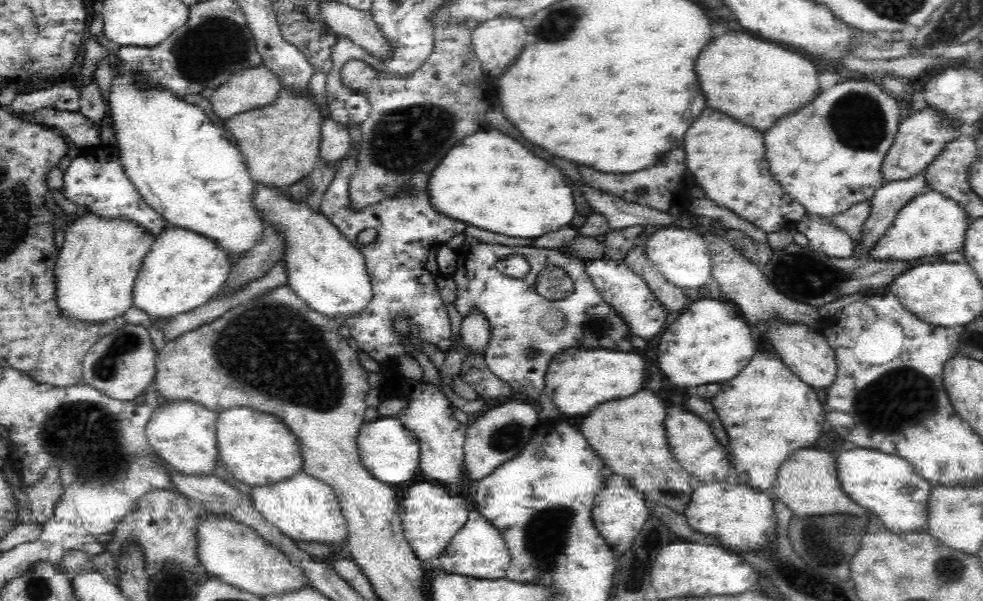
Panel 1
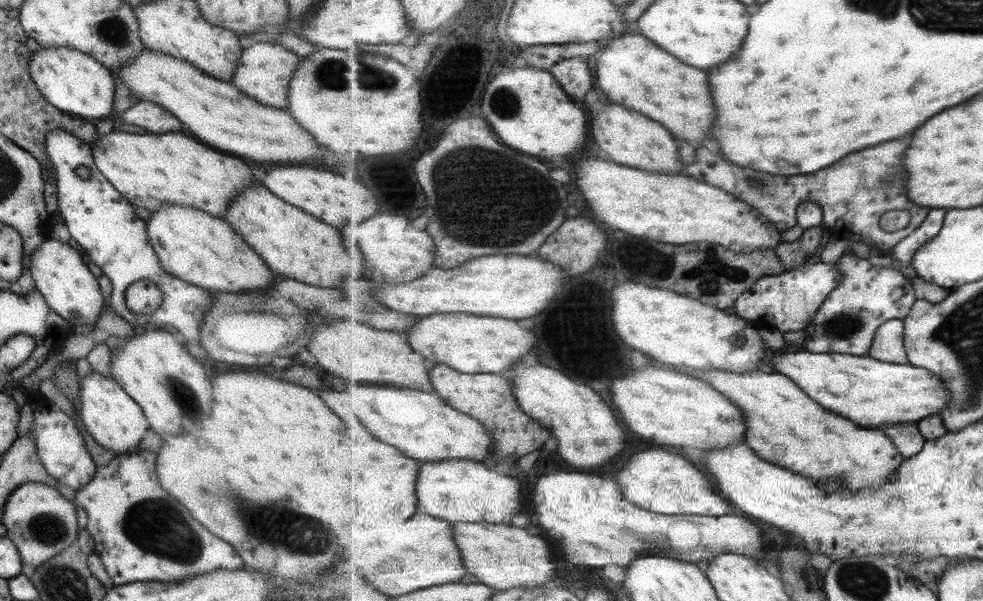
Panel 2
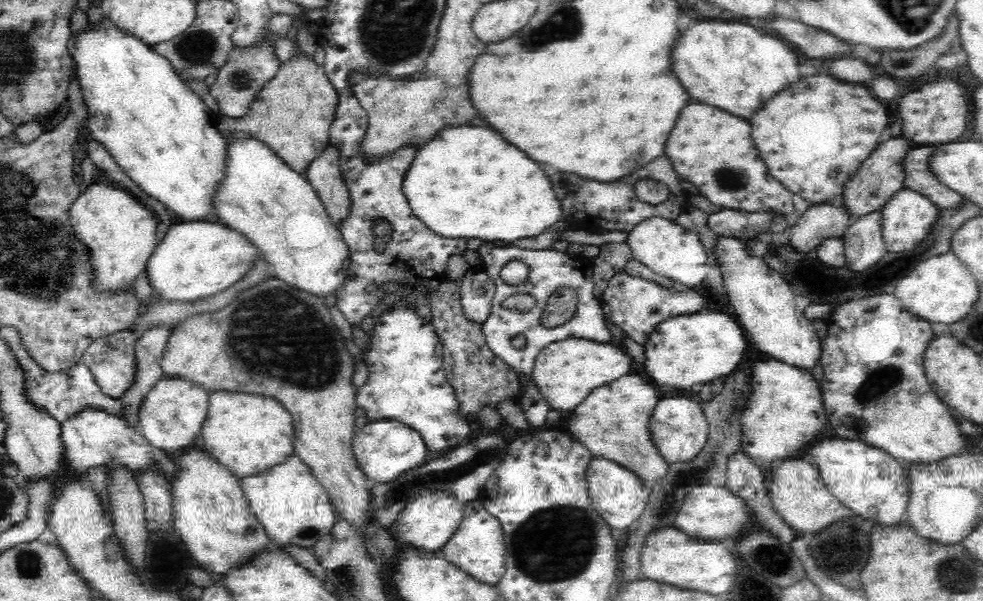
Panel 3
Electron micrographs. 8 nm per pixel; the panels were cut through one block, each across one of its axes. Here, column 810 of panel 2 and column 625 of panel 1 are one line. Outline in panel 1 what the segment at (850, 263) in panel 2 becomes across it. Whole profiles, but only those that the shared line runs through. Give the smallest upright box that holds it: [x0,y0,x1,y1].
[454,237,631,400]

